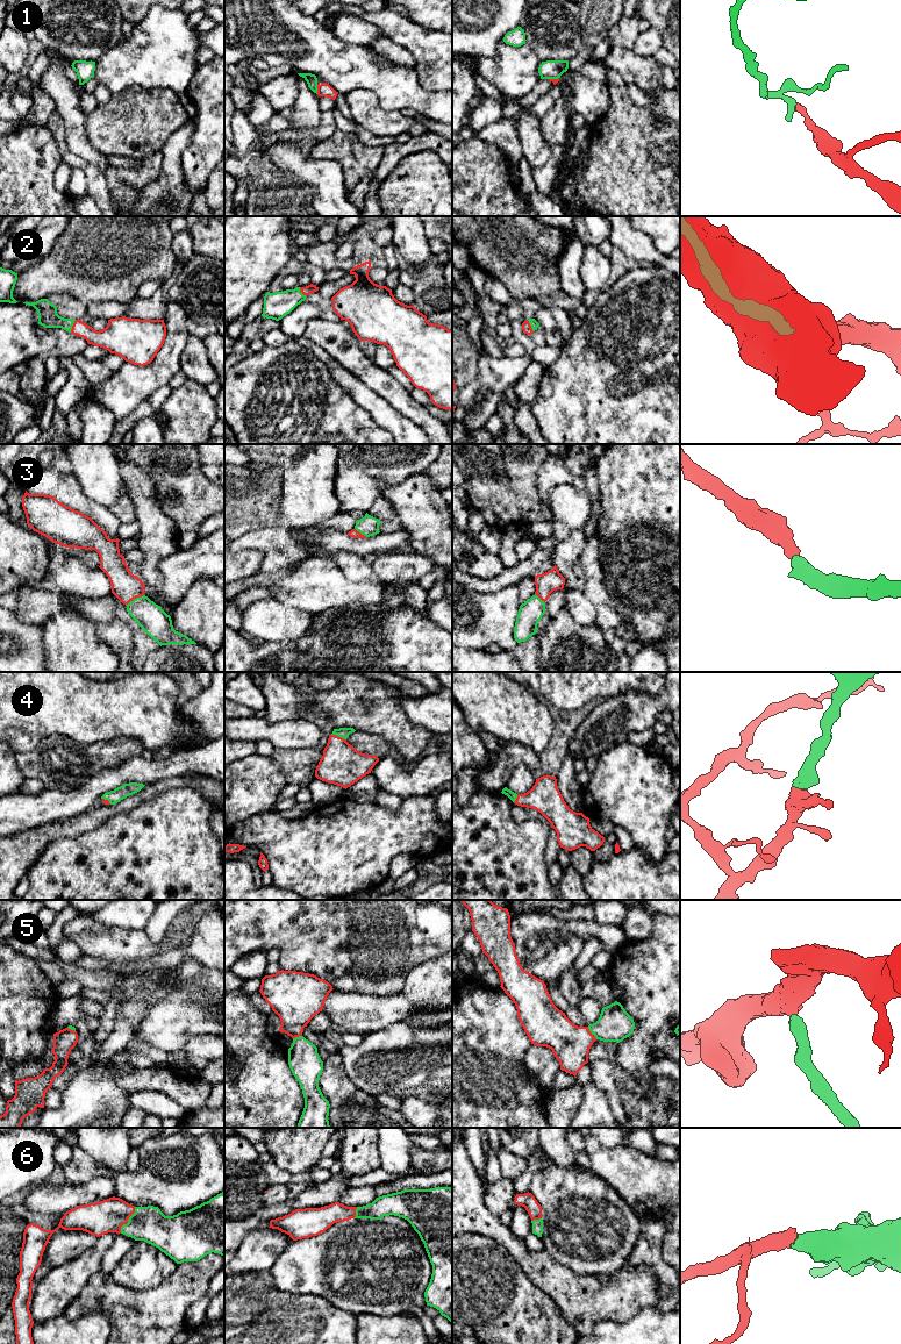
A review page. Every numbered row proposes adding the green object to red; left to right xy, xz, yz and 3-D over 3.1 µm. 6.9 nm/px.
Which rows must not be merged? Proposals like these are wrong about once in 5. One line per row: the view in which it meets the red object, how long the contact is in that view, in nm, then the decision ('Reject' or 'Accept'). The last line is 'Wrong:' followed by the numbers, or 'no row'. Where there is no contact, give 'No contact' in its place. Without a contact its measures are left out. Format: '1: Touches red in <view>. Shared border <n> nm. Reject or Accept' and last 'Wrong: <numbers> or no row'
1: Touches red in xz. Shared border 70 nm. Reject
2: Touches red in xy. Shared border 100 nm. Accept
3: Touches red in xy. Shared border 150 nm. Accept
4: Touches red in xz. Shared border 110 nm. Accept
5: Touches red in yz. Shared border 110 nm. Accept
6: Touches red in xy. Shared border 220 nm. Accept
Wrong: 1

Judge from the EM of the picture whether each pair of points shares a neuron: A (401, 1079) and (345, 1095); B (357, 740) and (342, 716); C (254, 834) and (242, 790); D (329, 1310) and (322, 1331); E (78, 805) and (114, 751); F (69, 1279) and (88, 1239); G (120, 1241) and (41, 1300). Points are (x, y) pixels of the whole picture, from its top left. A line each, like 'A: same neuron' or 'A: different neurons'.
A: different neurons
B: different neurons
C: different neurons
D: same neuron
E: different neurons
F: different neurons
G: different neurons

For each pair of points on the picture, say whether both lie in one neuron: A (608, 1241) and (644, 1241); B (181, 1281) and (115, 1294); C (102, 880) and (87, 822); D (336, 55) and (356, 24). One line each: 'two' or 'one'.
A: two
B: one
C: two
D: two

